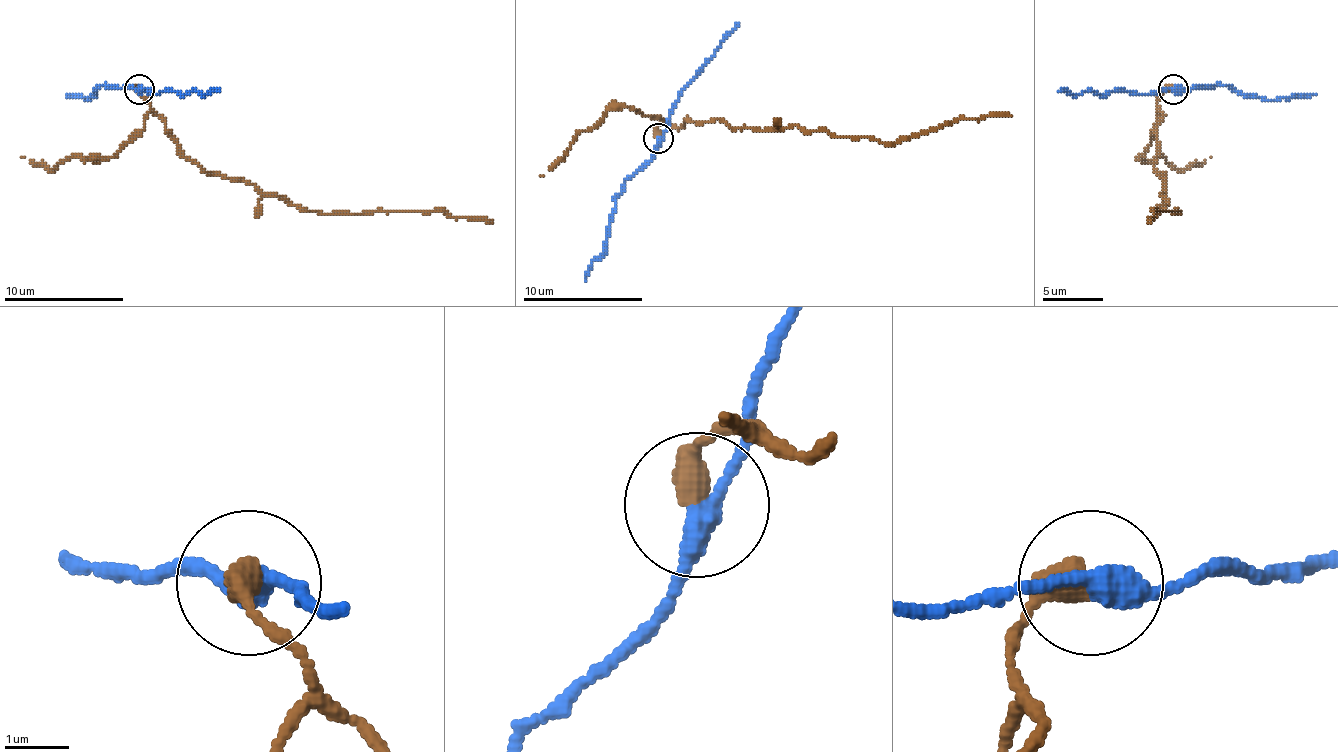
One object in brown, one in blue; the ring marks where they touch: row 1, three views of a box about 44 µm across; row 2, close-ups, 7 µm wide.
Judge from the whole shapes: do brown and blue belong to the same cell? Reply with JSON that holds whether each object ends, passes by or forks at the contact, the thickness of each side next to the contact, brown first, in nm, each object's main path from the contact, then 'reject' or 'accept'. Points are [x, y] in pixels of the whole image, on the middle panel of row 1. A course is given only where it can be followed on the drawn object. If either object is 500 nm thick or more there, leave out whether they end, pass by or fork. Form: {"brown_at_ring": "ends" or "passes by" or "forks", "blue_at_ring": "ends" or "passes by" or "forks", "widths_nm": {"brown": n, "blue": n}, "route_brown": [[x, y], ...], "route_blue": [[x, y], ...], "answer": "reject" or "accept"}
{"brown_at_ring": "ends", "blue_at_ring": "passes by", "widths_nm": {"brown": 440, "blue": 320}, "route_brown": [[657, 137], [666, 122], [678, 128], [720, 119], [732, 128], [798, 125], [900, 143], [960, 119], [1011, 116]], "route_blue": [[657, 137], [654, 155], [624, 182], [612, 209], [606, 245], [585, 281]], "answer": "reject"}

